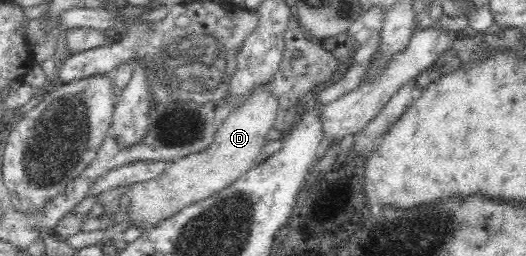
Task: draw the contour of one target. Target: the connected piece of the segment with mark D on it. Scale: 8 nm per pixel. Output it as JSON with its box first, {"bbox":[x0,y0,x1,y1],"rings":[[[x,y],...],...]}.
{"bbox":[126,83,279,227],"rings":[[[266,83],[260,84],[260,86],[257,86],[246,95],[244,103],[240,103],[238,107],[233,107],[228,117],[224,119],[224,123],[217,129],[214,141],[206,149],[172,161],[167,166],[167,169],[154,179],[132,183],[132,185],[128,186],[128,196],[131,204],[126,210],[129,212],[128,218],[130,221],[134,221],[135,219],[135,225],[138,227],[154,227],[156,223],[170,217],[183,207],[192,205],[192,203],[196,203],[200,201],[200,199],[206,199],[222,191],[259,161],[262,148],[268,141],[266,135],[268,135],[270,129],[272,129],[275,124],[279,108],[279,97],[272,95]]]}

